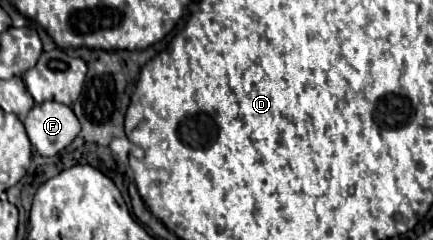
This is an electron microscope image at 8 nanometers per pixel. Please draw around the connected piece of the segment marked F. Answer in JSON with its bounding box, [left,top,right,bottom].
[23,102,81,156]

